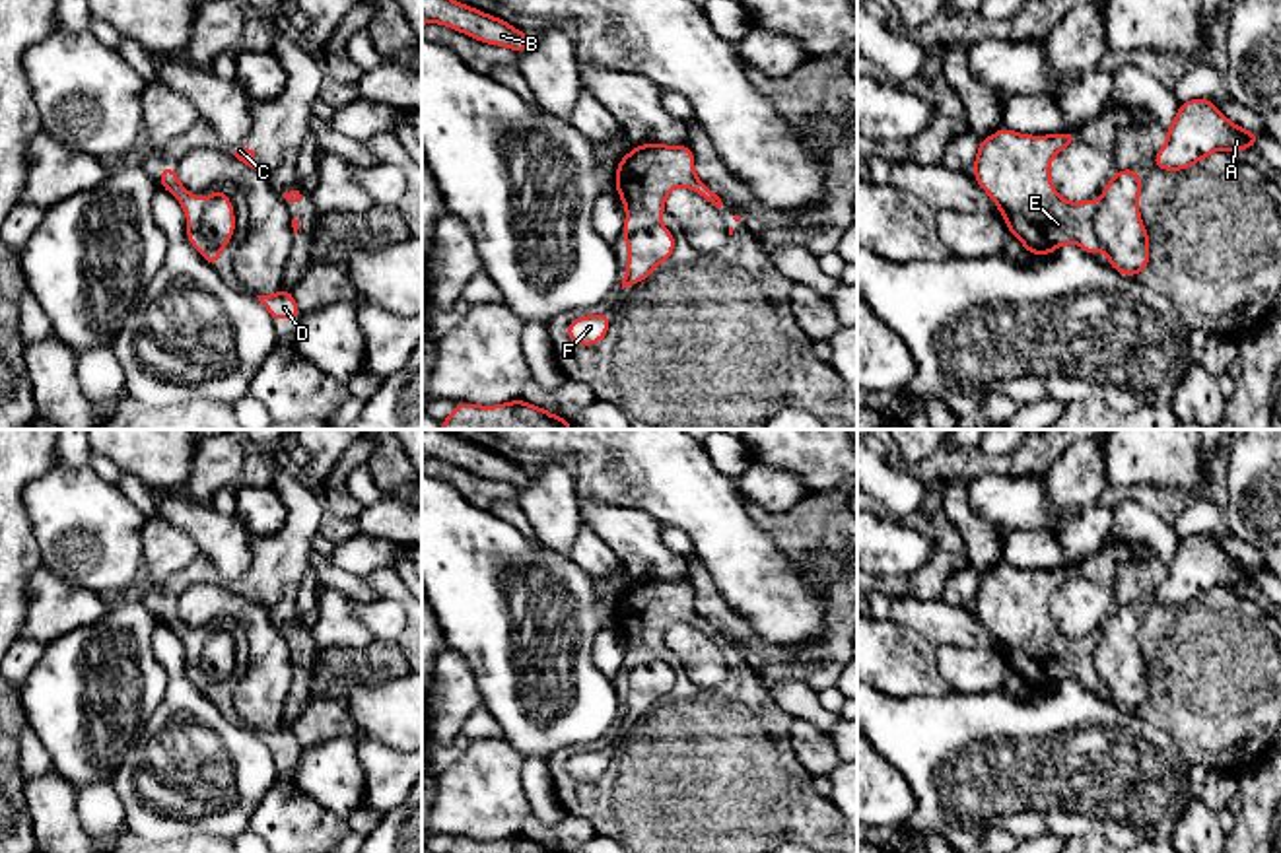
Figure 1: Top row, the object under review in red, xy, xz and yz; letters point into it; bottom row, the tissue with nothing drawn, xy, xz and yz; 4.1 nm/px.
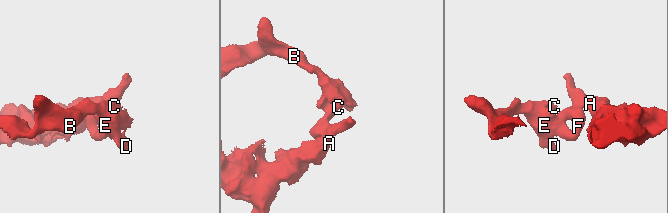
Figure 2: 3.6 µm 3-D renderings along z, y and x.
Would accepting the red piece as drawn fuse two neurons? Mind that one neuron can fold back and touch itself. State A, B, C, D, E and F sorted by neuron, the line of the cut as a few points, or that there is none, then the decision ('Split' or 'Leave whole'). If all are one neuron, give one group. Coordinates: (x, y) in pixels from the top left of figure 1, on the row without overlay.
Groups: A F / B C D E. Split along xy (205, 638), (203, 669), (222, 682). Split

